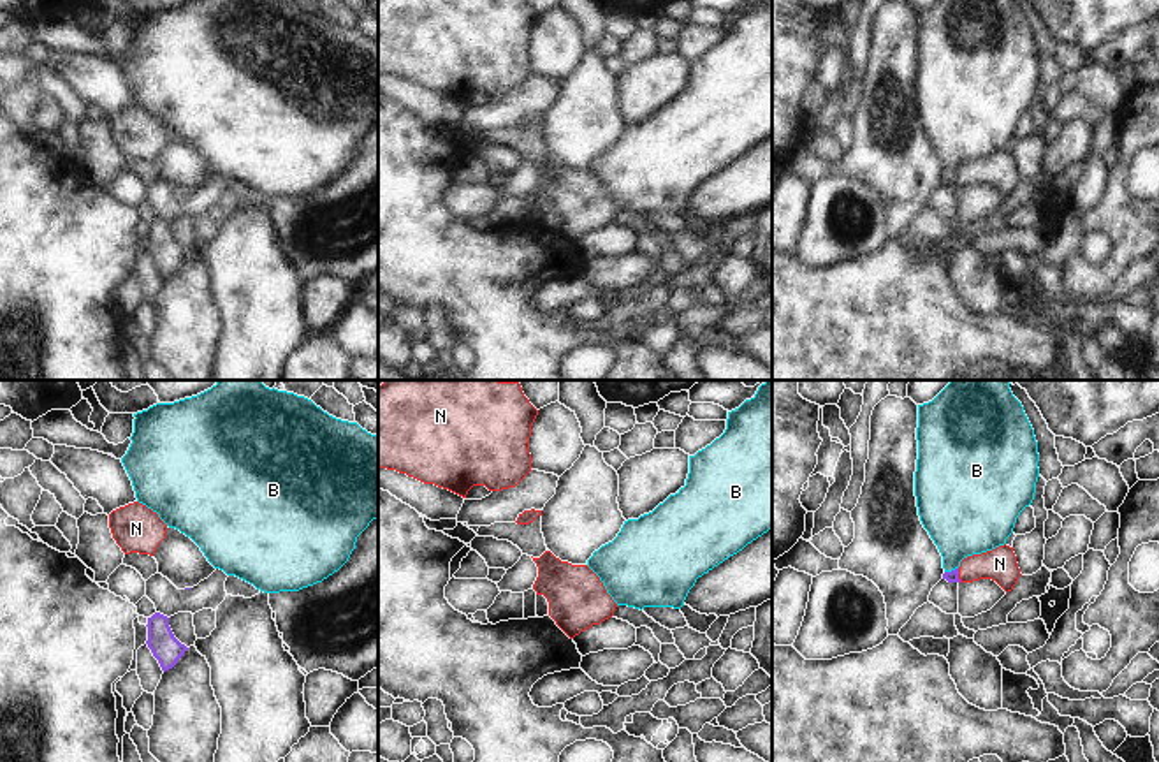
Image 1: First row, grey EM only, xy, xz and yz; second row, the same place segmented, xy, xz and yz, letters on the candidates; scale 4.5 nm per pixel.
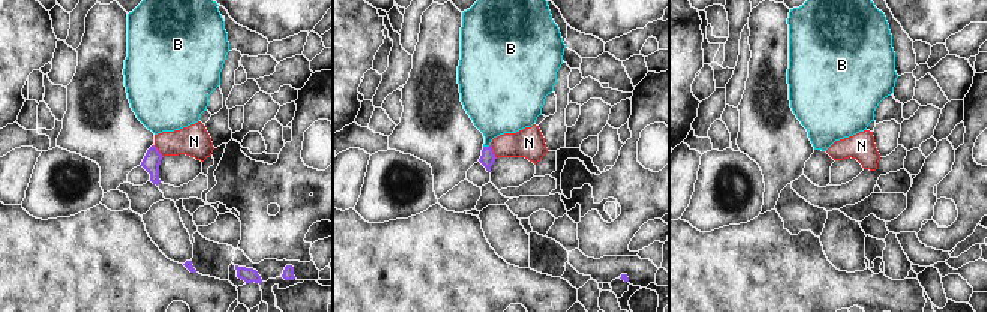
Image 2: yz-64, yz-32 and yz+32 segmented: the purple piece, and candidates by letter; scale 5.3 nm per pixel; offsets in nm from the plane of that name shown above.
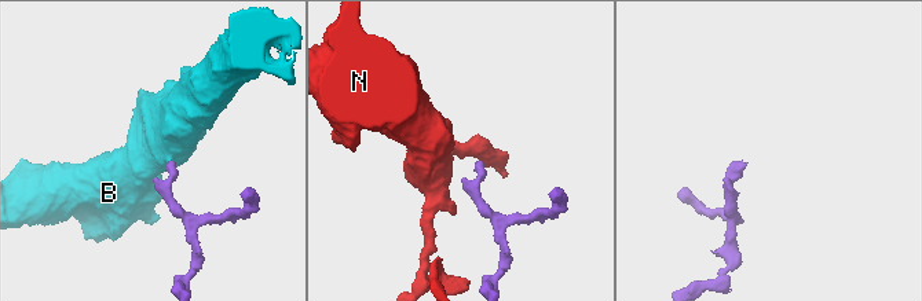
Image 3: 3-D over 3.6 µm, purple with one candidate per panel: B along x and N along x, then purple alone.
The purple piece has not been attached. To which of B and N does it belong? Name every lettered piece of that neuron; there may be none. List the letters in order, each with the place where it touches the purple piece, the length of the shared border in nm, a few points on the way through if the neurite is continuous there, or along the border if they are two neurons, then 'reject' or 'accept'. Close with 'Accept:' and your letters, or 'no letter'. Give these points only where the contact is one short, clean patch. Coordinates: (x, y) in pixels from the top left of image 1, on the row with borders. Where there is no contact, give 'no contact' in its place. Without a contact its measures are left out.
B: meets purple in yz at (952, 571); contact 70 nm long; runs through yz (952, 576), (952, 571), (954, 544), (964, 518); accept
N: meets purple in yz at (957, 576); contact 70 nm long; border along yz (957, 569), (961, 581); reject
Accept: B

